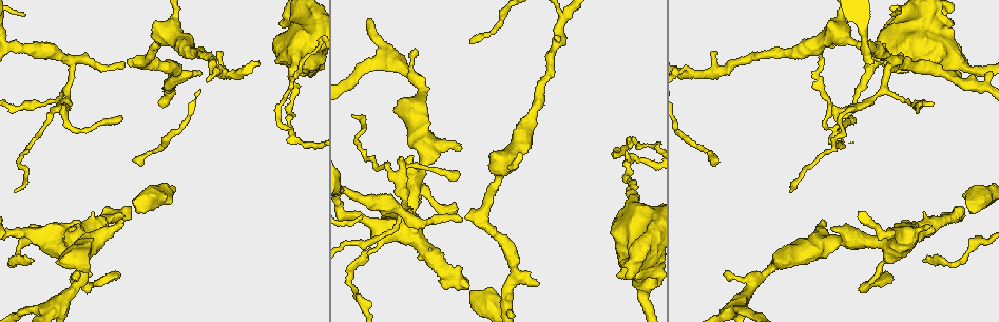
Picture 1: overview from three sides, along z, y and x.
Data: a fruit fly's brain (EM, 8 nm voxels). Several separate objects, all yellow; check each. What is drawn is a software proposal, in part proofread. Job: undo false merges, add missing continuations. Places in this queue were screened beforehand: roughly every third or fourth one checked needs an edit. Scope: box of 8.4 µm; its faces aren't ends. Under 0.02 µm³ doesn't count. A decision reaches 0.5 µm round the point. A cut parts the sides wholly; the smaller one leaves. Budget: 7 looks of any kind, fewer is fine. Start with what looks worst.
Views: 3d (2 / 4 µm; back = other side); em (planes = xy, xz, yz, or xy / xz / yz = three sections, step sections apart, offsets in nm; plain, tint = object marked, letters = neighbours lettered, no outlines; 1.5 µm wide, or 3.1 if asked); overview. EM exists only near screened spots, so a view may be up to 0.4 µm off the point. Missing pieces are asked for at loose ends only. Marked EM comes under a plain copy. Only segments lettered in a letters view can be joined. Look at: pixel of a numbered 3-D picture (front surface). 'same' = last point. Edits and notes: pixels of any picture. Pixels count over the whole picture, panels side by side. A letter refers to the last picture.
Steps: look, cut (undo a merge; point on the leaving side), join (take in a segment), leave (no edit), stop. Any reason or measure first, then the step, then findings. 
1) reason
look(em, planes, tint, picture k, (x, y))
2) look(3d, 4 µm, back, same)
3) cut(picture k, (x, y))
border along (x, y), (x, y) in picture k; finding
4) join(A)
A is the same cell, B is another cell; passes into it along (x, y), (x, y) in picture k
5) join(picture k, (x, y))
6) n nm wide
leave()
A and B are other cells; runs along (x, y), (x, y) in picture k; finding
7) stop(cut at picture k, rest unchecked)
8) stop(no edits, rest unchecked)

free end
look(em, planes, letters, picture 1, (728, 273))

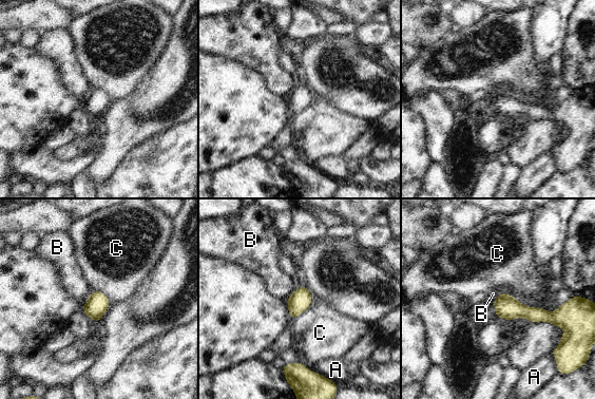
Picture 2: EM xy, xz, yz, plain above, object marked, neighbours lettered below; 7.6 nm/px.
160 nm wide
leave()
A, B and C are other cells; runs along (496, 303), (544, 316), (564, 310) in picture 2; none of them fits

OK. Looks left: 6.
tapers out
look(em, yz, step 8, letters, picture 1, (31, 224))

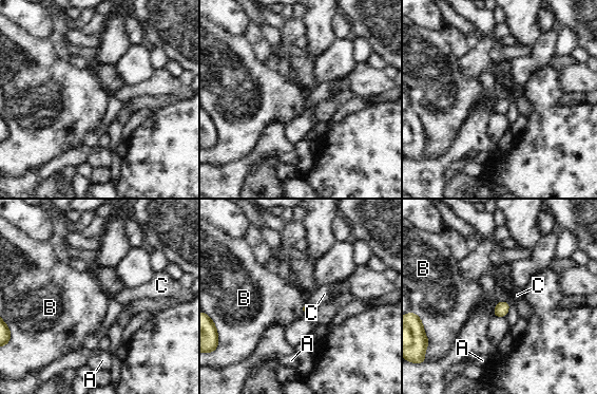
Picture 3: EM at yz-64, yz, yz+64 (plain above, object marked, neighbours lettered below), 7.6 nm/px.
another direction
look(em, planes, letters, same)

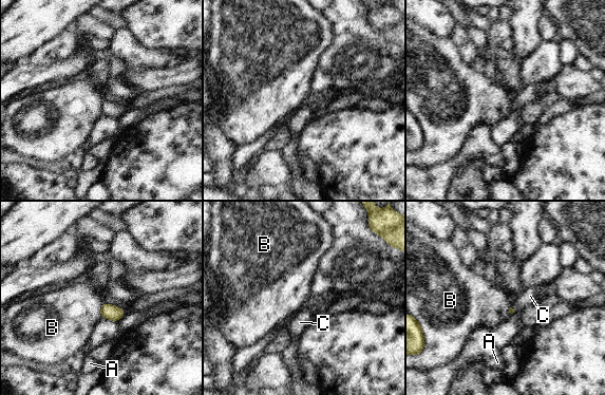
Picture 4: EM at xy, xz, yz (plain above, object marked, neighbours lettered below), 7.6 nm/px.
join(C)
C is the same cell, A and B are other cells; passes into it along (510, 311), (514, 308), (530, 296) in picture 4; it goes on there

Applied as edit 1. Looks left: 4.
look(em, yz, step 4, letters, picture 1, (456, 180))

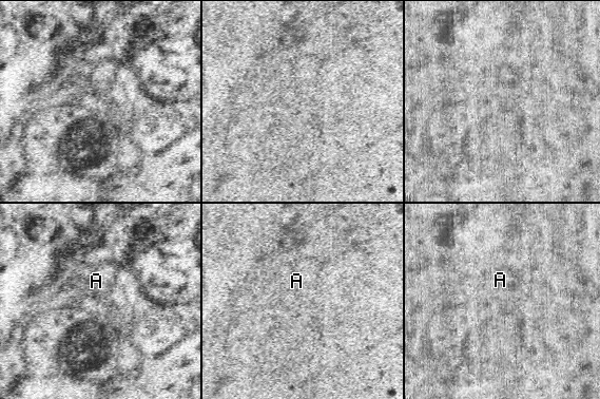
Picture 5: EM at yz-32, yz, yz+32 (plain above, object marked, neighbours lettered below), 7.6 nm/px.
look(em, planes, letters, same)

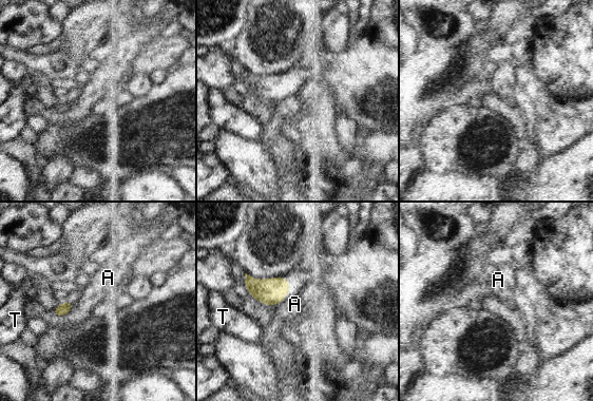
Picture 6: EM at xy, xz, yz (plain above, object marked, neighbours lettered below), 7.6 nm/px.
90 nm wide
leave()
A and T are other cells; border along (75, 303), (68, 312), (54, 314) in picture 6; no lettered segment goes on from it

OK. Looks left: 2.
stop(join at picture 4, rest unchecked)

